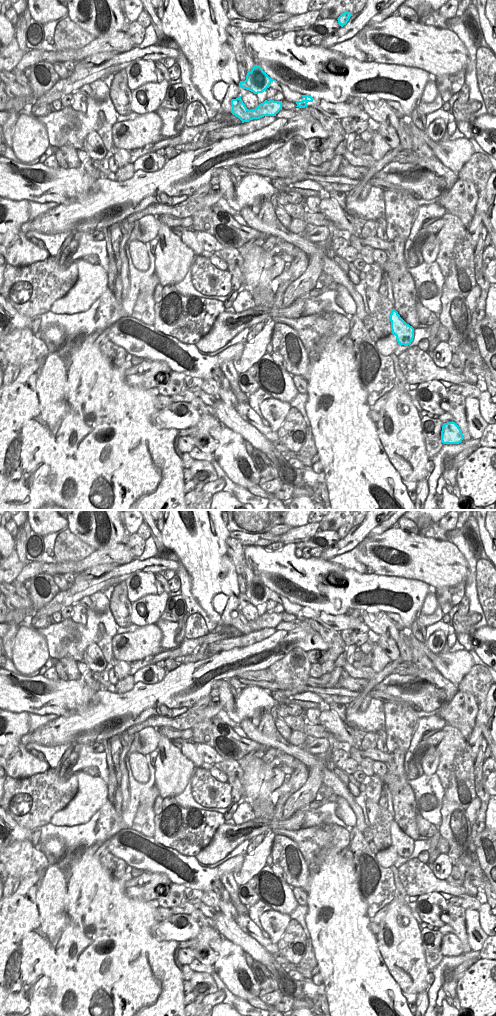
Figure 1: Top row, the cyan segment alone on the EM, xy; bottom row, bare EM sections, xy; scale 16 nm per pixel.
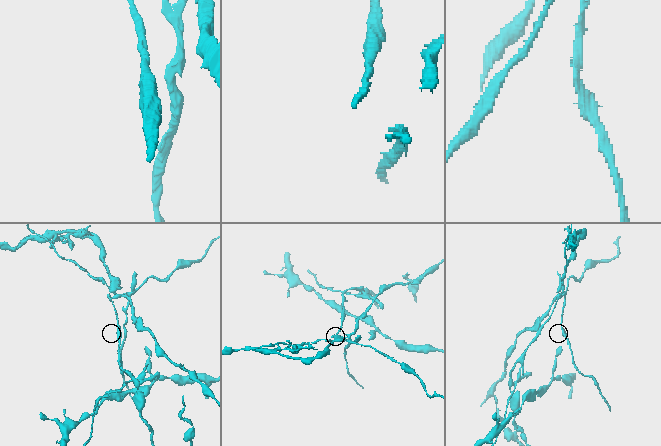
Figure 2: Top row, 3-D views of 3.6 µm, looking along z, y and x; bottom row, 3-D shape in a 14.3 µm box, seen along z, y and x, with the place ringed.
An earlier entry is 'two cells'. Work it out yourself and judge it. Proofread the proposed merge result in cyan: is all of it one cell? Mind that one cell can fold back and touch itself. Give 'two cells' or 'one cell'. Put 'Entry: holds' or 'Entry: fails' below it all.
two cells
Entry: holds

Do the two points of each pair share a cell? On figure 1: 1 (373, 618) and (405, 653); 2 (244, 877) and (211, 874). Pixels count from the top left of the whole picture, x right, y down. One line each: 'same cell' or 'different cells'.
1: same cell
2: different cells

